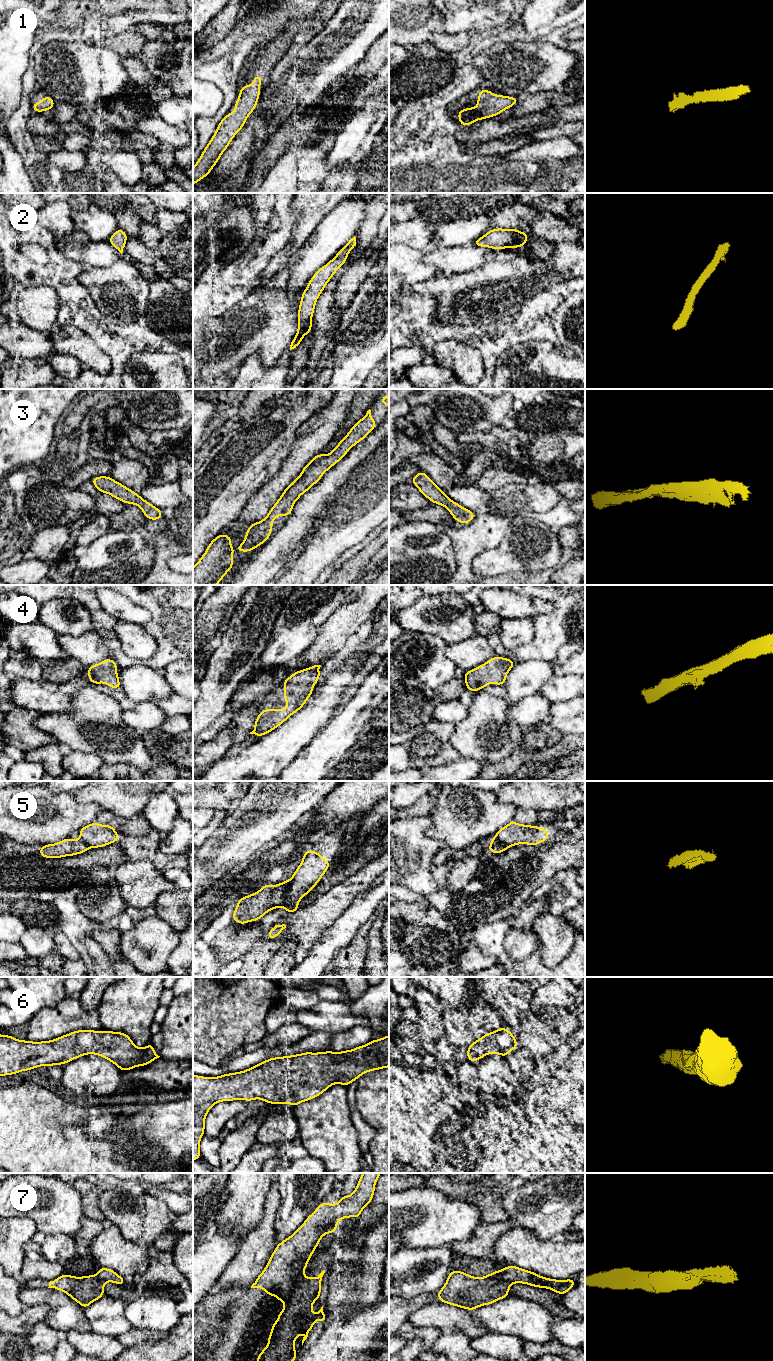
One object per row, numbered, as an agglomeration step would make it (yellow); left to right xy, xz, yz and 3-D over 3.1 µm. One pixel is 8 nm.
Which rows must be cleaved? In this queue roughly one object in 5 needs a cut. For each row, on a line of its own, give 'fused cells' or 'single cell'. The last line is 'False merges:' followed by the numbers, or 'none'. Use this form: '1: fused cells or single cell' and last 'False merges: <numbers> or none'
1: single cell
2: single cell
3: single cell
4: single cell
5: fused cells
6: single cell
7: fused cells
False merges: 5, 7

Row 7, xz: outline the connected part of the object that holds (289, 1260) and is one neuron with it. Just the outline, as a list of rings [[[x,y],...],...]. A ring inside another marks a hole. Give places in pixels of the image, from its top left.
[[[363,1173],[353,1193],[341,1196],[337,1204],[320,1203],[304,1223],[288,1238],[277,1244],[266,1267],[251,1288],[261,1288],[267,1296],[274,1295],[286,1303],[306,1270],[321,1238],[337,1232],[341,1218],[355,1217],[369,1205],[375,1184],[382,1173]]]

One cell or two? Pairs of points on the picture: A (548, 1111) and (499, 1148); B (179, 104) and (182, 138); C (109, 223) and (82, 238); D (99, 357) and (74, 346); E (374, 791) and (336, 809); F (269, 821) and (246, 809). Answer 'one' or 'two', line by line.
A: one
B: two
C: two
D: one
E: one
F: one

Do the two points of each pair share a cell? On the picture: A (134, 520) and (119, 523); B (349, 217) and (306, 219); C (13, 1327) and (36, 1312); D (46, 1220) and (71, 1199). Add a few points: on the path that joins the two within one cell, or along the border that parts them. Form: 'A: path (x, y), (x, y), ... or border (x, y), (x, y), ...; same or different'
A: path (130, 520), (123, 520); same
B: border (340, 203), (321, 220), (309, 237); different
C: path (19, 1324), (30, 1316); same
D: path (52, 1214), (65, 1203); same

